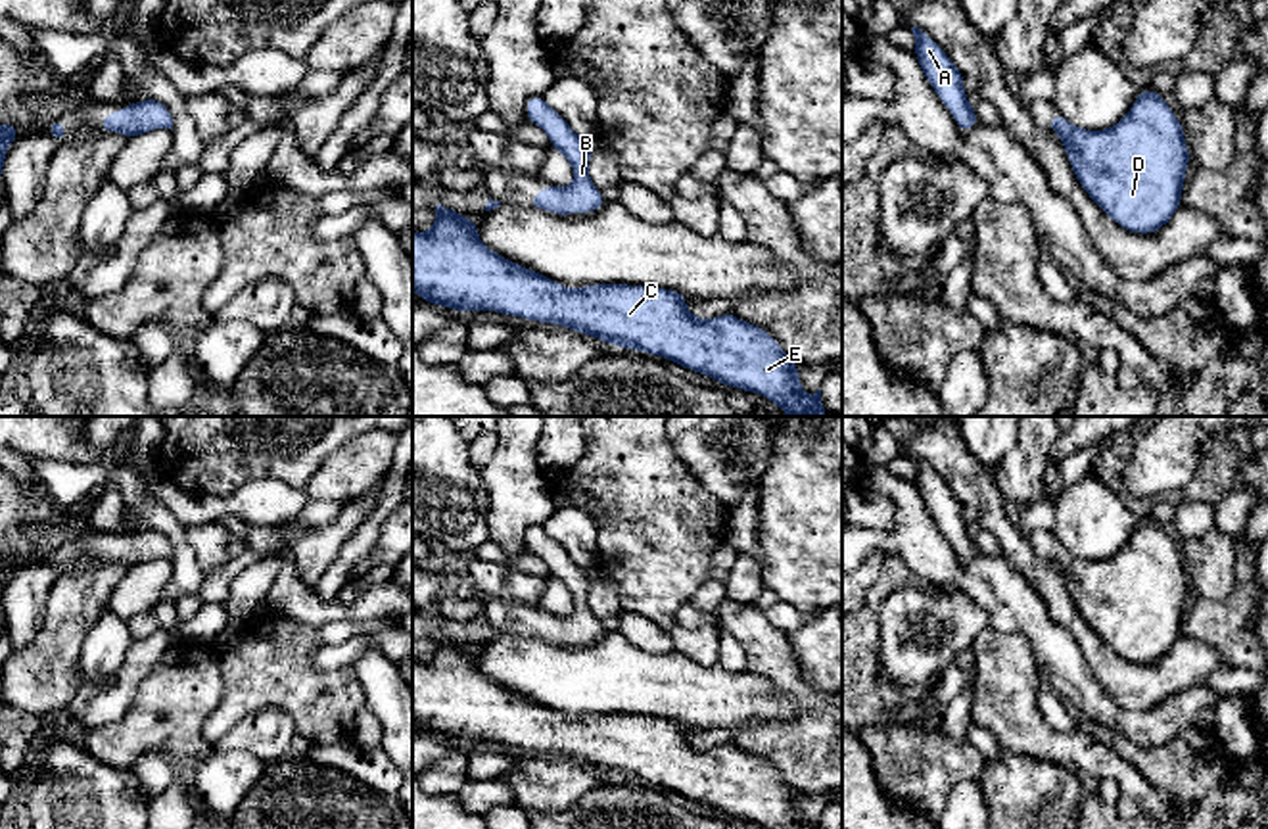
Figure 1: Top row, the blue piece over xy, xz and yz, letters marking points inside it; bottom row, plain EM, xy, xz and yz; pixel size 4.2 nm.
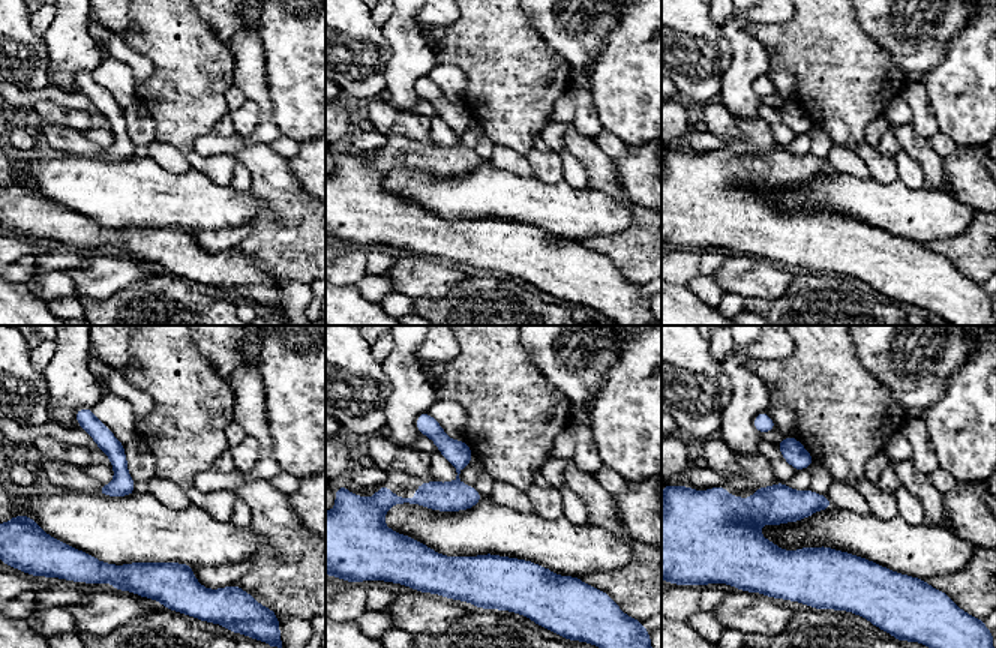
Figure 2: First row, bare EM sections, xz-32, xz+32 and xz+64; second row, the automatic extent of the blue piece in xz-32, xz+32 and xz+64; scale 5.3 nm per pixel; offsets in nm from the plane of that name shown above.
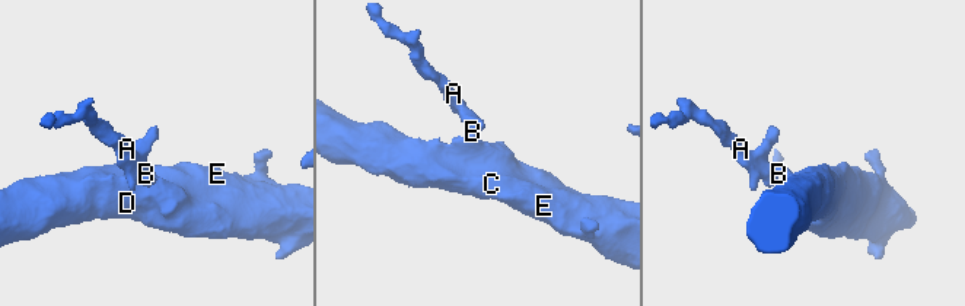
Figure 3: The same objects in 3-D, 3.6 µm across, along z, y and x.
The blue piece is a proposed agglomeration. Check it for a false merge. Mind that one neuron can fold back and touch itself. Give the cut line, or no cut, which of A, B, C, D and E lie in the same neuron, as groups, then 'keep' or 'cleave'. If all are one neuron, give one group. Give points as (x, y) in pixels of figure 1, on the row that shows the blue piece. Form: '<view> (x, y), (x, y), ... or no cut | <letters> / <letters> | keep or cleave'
no cut | A B C D E | keep

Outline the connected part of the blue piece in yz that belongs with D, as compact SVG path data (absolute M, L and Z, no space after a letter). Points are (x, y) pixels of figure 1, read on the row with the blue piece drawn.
M1151 88L1139 90L1130 111L1105 130L1078 129L1061 113L1051 115L1047 127L1059 134L1080 186L1124 230L1153 234L1182 205L1184 178L1191 157L1184 125L1162 94Z

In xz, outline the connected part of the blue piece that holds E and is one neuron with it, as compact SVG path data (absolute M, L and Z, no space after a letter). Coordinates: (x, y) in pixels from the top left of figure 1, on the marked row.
M435 203L435 225L428 232L412 232L412 290L422 301L453 311L495 311L528 320L562 324L568 330L595 336L622 349L669 359L687 370L694 370L733 386L754 391L788 416L825 416L821 390L804 395L796 361L763 328L727 313L716 319L696 319L685 305L687 296L668 288L631 284L591 284L570 290L549 276L505 259L480 242L478 225L451 207Z

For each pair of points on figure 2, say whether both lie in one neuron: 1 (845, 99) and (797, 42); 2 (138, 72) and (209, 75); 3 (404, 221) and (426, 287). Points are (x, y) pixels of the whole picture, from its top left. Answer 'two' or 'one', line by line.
1: one
2: two
3: two

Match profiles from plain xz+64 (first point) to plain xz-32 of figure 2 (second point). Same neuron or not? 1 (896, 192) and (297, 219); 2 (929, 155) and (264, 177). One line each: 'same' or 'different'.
1: different
2: same

